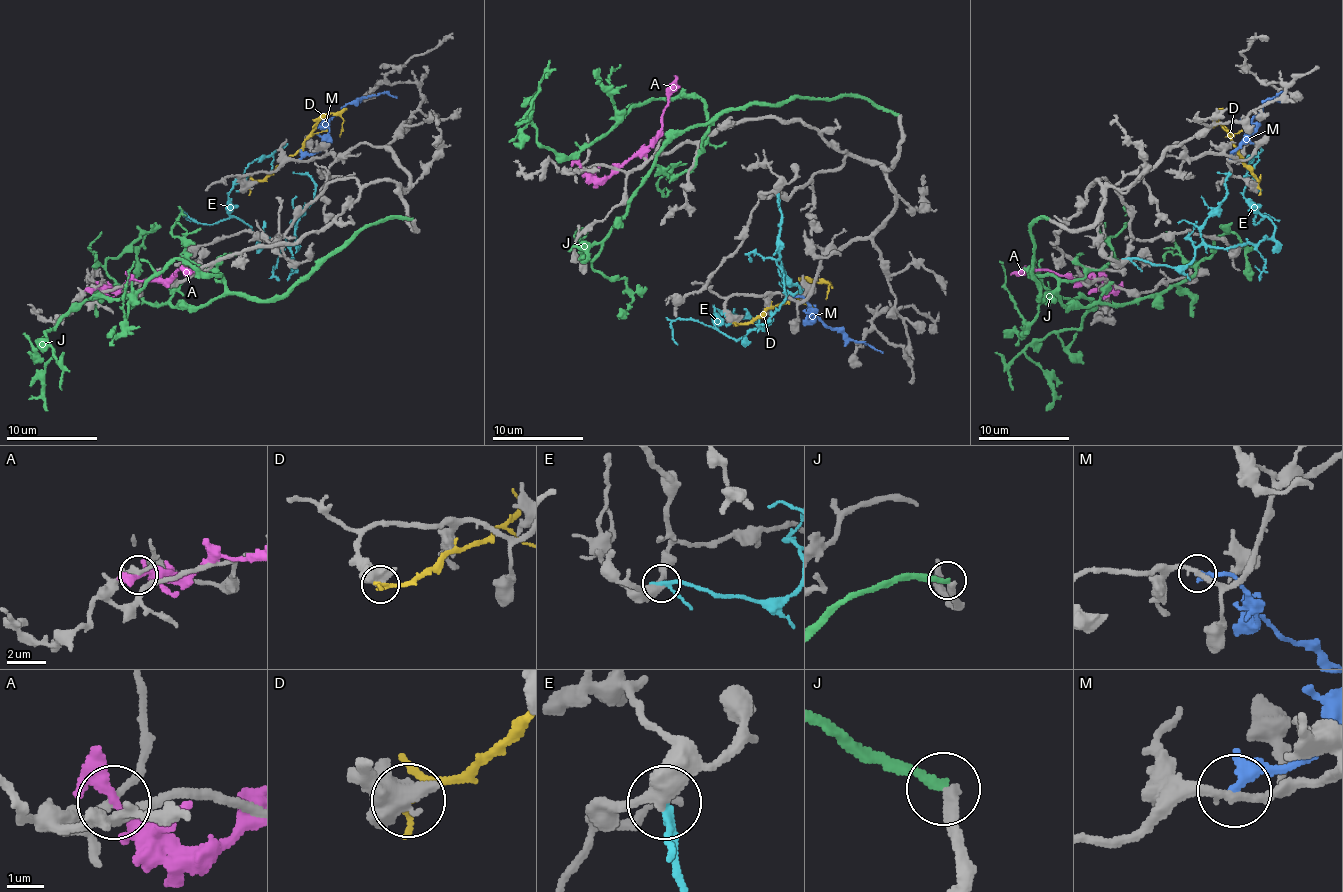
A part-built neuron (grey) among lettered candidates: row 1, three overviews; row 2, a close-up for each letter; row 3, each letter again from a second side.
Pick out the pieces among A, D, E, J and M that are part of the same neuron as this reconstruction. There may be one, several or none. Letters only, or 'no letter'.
no letter

